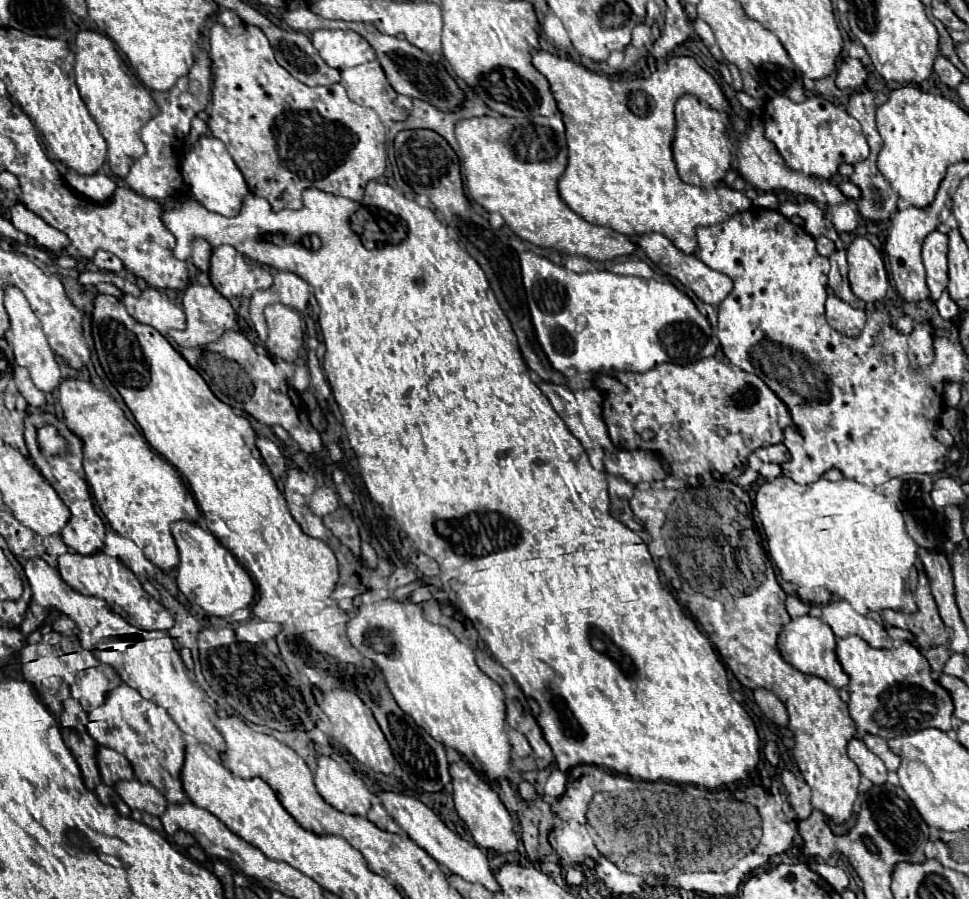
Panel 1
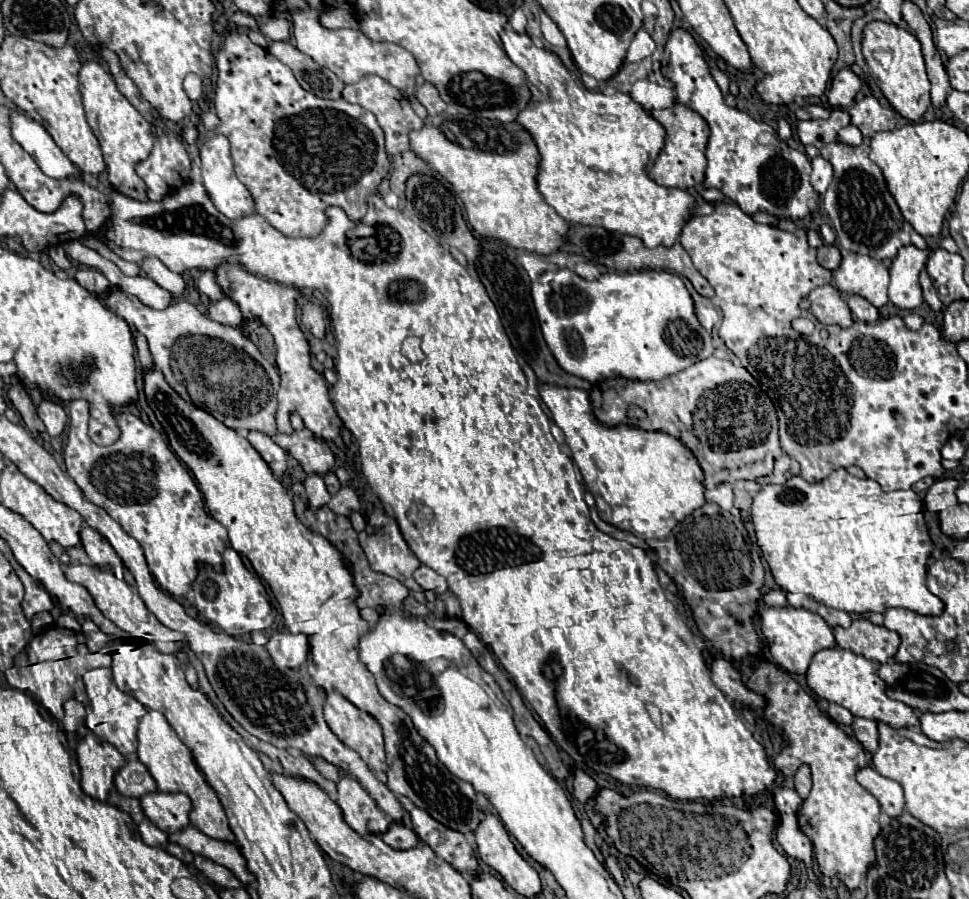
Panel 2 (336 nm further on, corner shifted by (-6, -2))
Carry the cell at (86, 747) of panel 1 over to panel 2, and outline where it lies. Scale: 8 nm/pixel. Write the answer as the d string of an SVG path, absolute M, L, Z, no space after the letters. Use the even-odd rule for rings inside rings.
M88 734L76 748L76 756L78 756L78 766L80 766L80 772L82 772L82 778L80 778L80 784L82 784L82 790L94 798L94 800L100 800L100 802L106 802L108 798L108 792L112 790L114 786L114 774L124 766L124 756L112 746L108 744L106 740L100 740L96 734Z

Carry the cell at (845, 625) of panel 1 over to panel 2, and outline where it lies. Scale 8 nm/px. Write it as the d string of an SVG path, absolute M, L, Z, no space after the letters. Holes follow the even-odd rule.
M854 618L850 628L834 628L834 636L840 648L860 654L874 664L884 664L886 660L894 658L900 646L896 632L876 626L866 618Z

